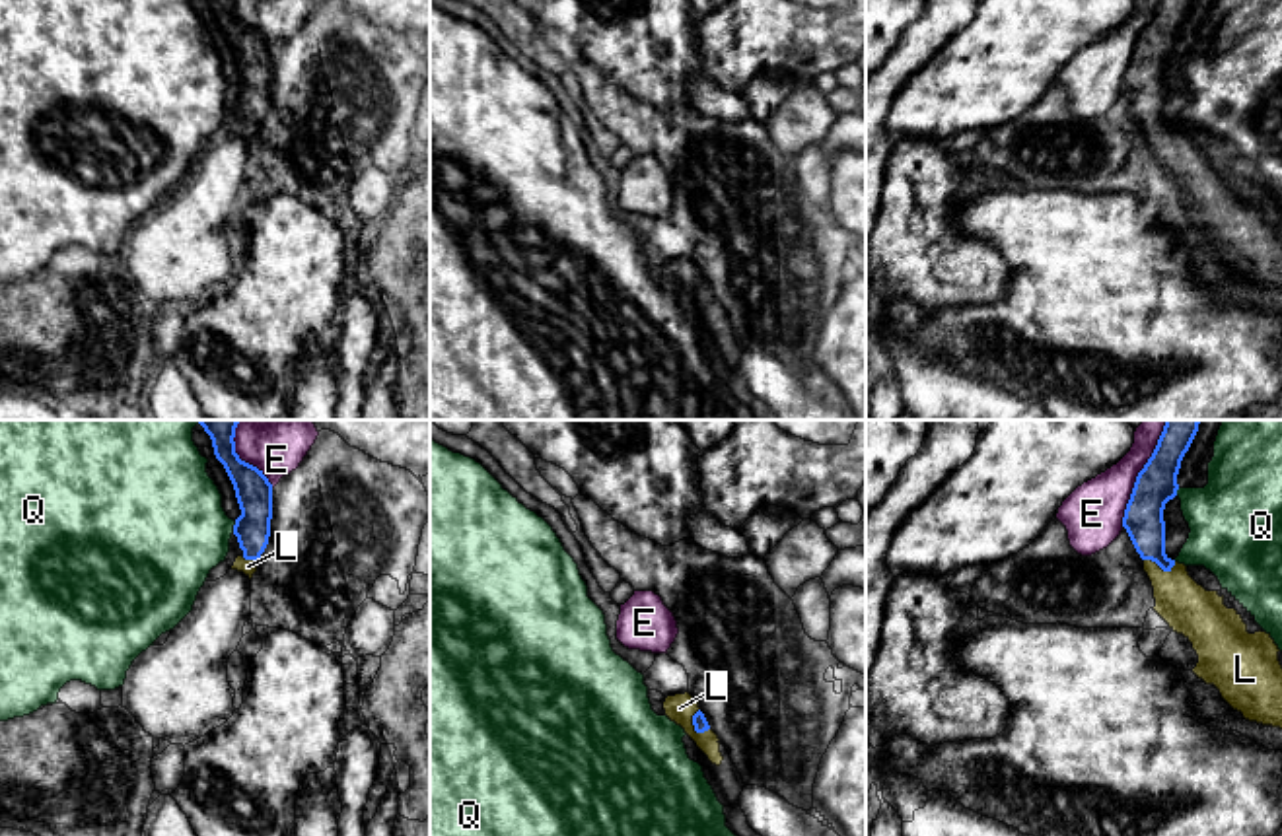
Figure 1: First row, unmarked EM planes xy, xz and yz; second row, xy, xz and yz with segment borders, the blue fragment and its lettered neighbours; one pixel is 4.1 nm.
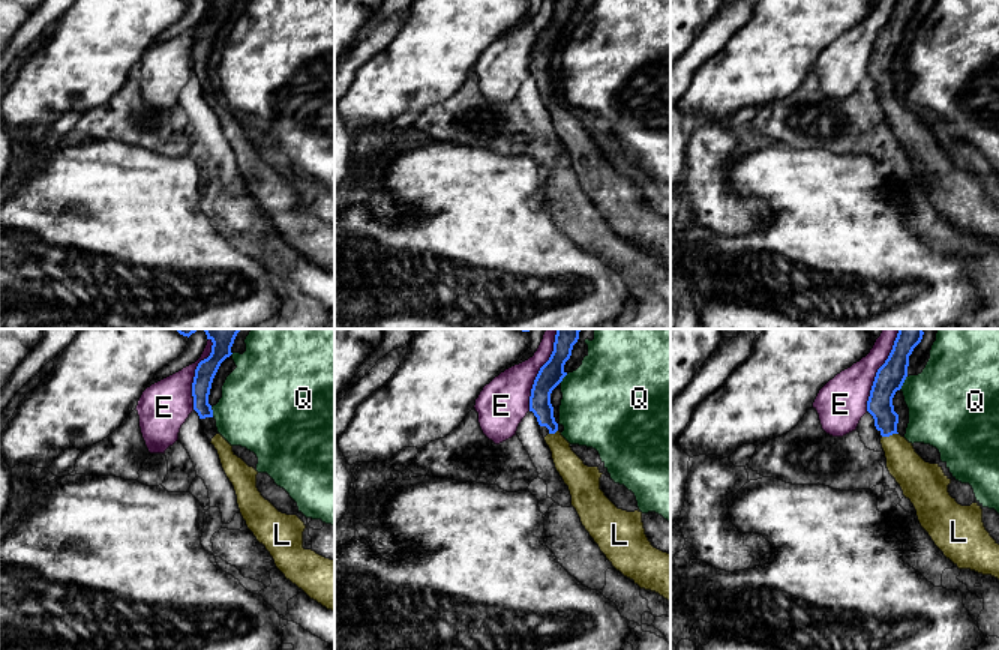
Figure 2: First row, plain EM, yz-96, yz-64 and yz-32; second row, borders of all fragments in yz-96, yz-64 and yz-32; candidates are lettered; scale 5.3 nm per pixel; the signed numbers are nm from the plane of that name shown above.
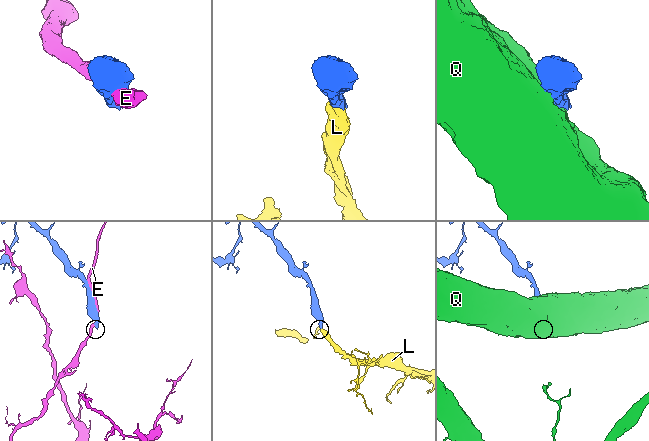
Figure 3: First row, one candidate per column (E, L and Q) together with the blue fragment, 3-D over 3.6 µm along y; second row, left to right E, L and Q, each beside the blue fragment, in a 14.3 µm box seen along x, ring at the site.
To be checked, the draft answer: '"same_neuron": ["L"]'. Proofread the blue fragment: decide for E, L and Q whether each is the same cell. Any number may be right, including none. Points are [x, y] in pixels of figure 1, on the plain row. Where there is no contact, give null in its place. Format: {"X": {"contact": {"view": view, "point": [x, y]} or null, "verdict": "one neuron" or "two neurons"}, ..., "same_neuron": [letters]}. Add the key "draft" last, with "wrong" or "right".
{"E": {"contact": {"view": "yz", "point": [1137, 45]}, "verdict": "two neurons"}, "L": {"contact": {"view": "xz", "point": [693, 288]}, "verdict": "one neuron"}, "Q": {"contact": {"view": "xy", "point": [234, 92]}, "verdict": "two neurons"}, "same_neuron": ["L"], "draft": "right"}

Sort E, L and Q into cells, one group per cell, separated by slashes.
E / L / Q

